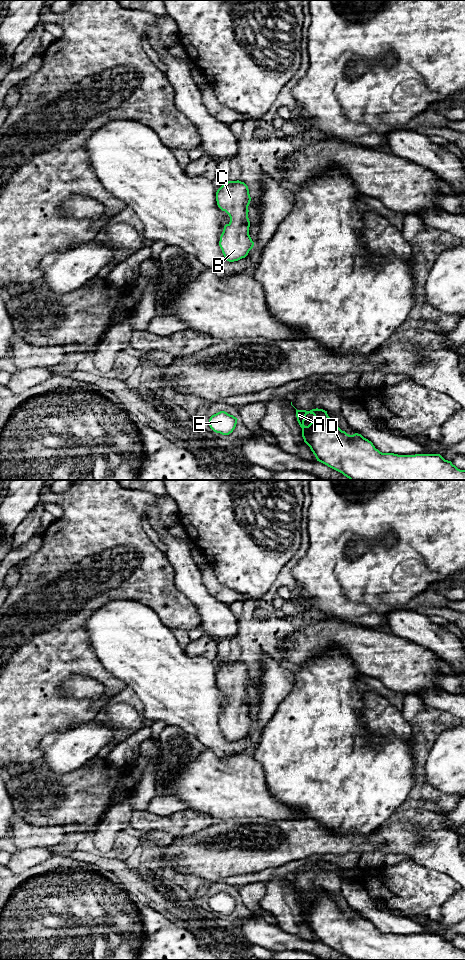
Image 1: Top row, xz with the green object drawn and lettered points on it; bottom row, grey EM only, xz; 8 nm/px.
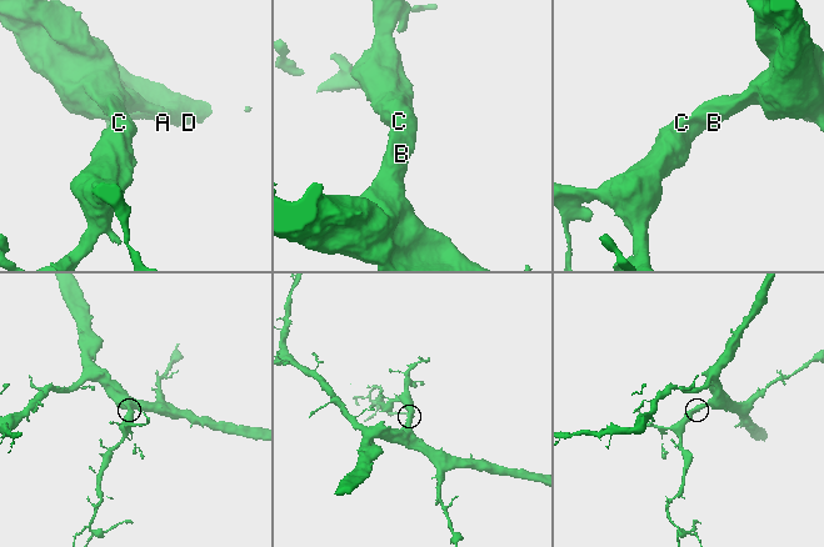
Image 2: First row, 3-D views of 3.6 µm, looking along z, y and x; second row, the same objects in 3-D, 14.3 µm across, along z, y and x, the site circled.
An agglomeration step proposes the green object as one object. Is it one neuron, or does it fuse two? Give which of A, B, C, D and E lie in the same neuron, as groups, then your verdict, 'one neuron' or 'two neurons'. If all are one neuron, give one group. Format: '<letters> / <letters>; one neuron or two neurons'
A B C D E; one neuron

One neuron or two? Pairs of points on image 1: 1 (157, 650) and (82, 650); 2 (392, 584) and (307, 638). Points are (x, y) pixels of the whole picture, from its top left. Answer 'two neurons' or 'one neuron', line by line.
1: two neurons
2: two neurons

